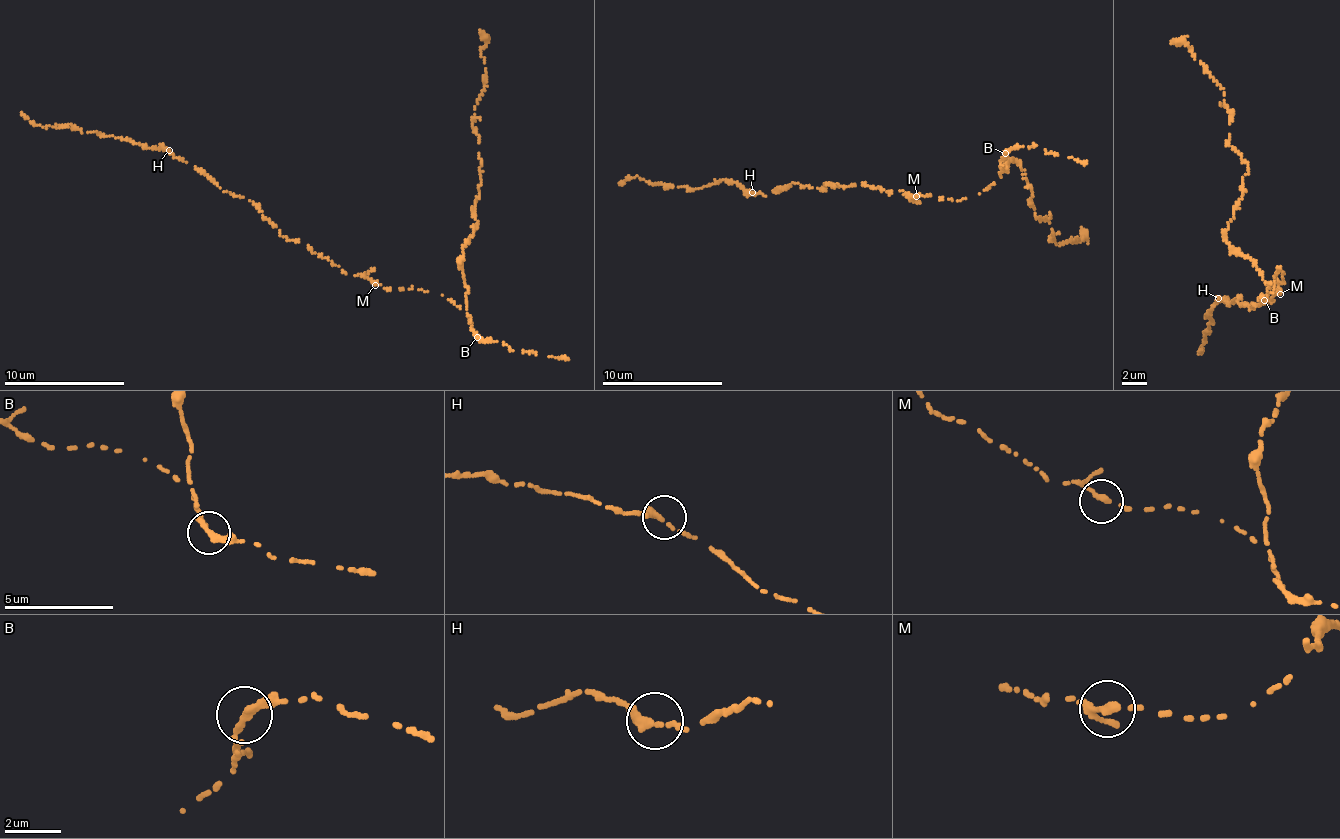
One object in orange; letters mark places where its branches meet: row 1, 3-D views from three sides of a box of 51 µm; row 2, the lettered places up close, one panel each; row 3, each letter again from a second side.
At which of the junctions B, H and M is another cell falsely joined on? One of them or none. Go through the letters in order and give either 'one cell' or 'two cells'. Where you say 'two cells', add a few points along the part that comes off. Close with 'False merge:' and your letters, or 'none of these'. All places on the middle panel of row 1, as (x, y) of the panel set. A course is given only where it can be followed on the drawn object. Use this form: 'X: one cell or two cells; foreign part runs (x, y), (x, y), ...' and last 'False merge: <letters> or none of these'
B: two cells; foreign part runs (1004, 153), (1003, 171), (1013, 160), (1040, 221), (1050, 216), (1050, 238), (1056, 244), (1084, 238), (1082, 228)
H: one cell
M: one cell
False merge: B

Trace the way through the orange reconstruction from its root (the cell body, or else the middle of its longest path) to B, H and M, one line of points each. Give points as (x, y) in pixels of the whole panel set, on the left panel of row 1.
B: (400, 288), (442, 295), (469, 316), (469, 323), (476, 336)
H: (400, 288), (384, 288), (368, 277), (346, 274), (308, 245), (287, 241), (250, 201), (224, 192), (169, 150)
M: (400, 288), (375, 285)

